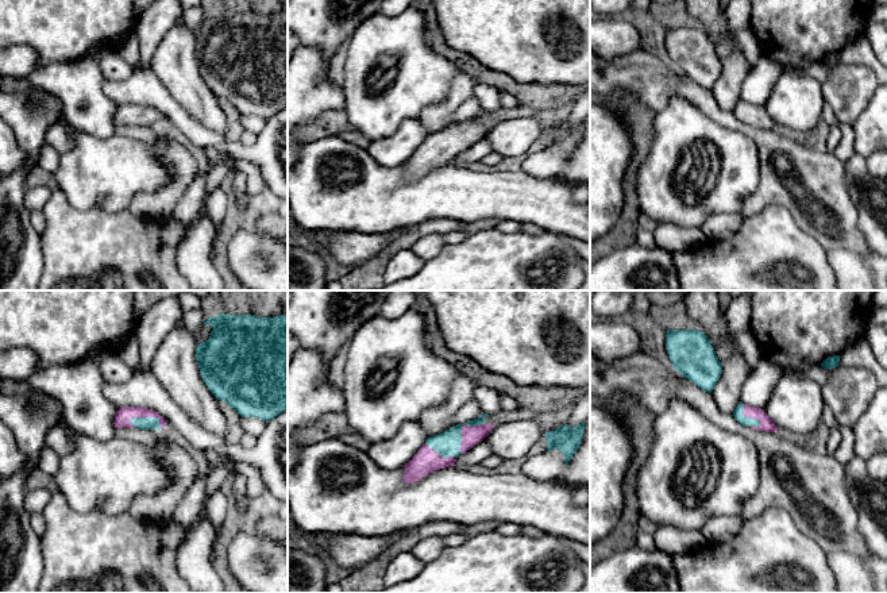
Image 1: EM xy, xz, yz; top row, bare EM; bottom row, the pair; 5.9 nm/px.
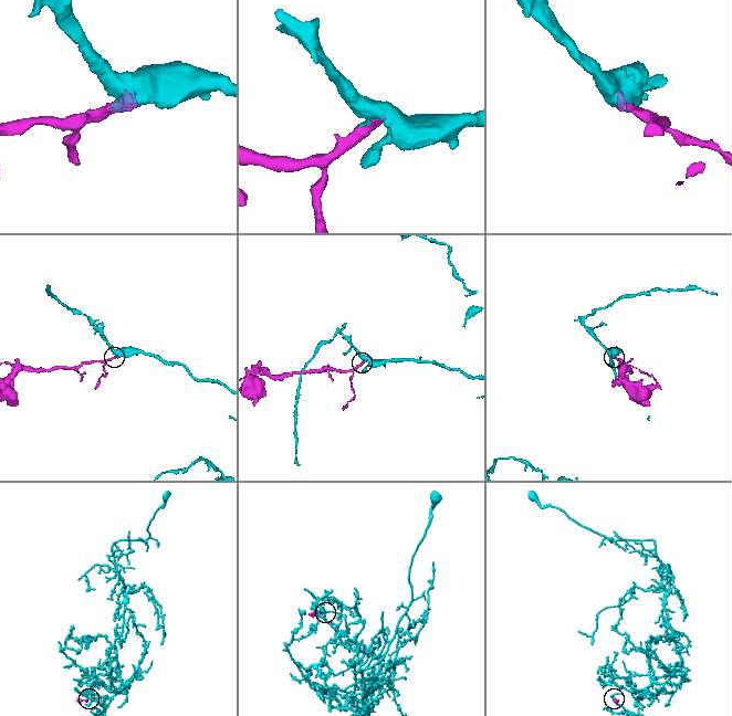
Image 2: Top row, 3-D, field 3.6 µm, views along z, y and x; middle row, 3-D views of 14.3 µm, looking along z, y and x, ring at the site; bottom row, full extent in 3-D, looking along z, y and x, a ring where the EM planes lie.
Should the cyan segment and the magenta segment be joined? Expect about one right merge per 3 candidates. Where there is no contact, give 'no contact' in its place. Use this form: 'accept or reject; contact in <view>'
accept; contact in xz

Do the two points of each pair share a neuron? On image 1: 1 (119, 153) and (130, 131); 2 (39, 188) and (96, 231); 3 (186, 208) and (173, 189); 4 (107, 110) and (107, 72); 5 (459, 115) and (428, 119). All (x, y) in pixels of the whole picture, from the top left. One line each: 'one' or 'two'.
1: two
2: two
3: two
4: two
5: two

